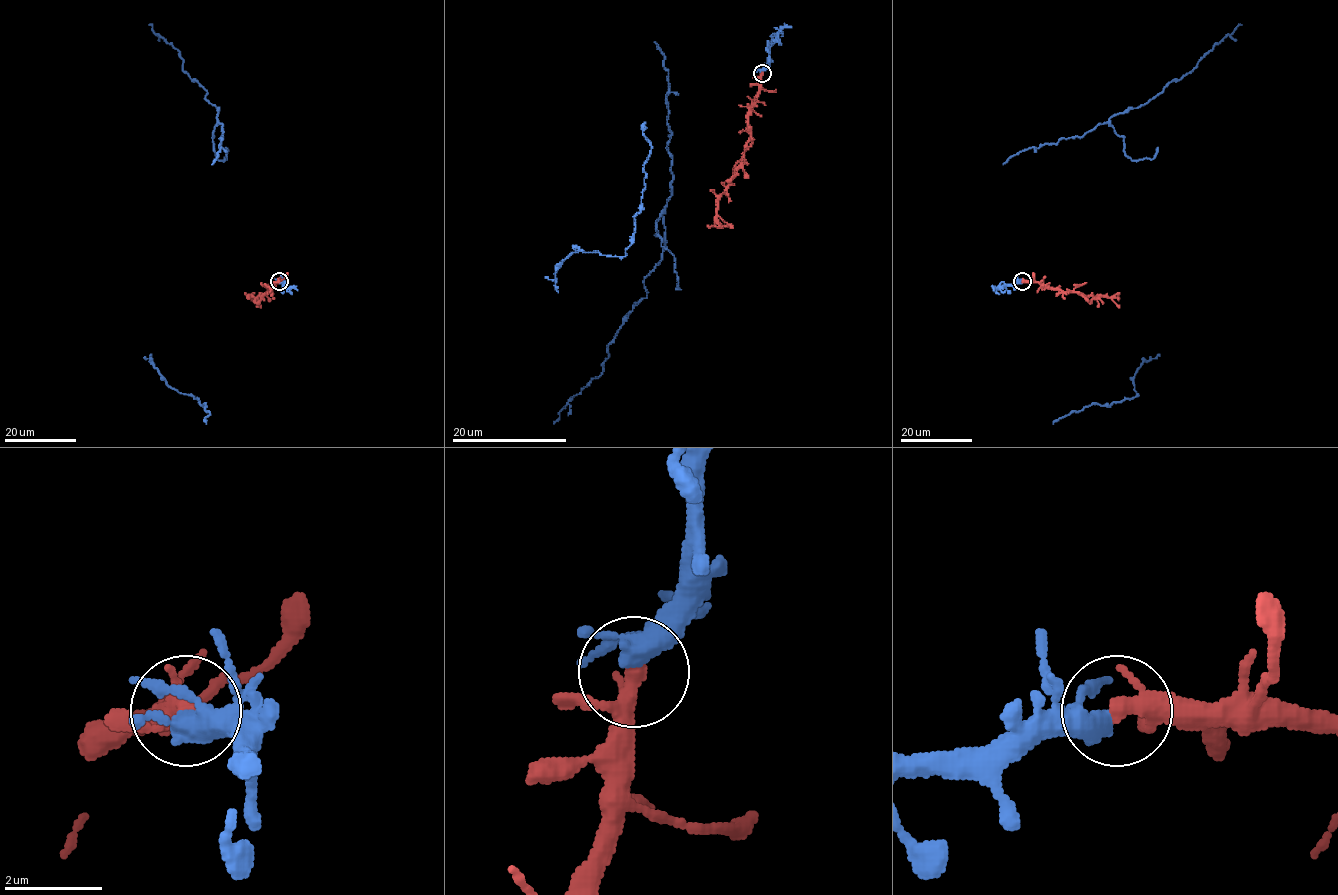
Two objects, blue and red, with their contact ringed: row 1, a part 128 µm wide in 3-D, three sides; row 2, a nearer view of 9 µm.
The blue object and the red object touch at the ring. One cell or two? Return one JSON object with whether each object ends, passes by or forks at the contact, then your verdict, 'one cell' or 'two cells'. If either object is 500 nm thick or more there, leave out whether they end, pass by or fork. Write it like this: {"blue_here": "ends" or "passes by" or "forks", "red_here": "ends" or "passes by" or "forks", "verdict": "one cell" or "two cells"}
{"blue_here": "forks", "red_here": "forks", "verdict": "one cell"}

